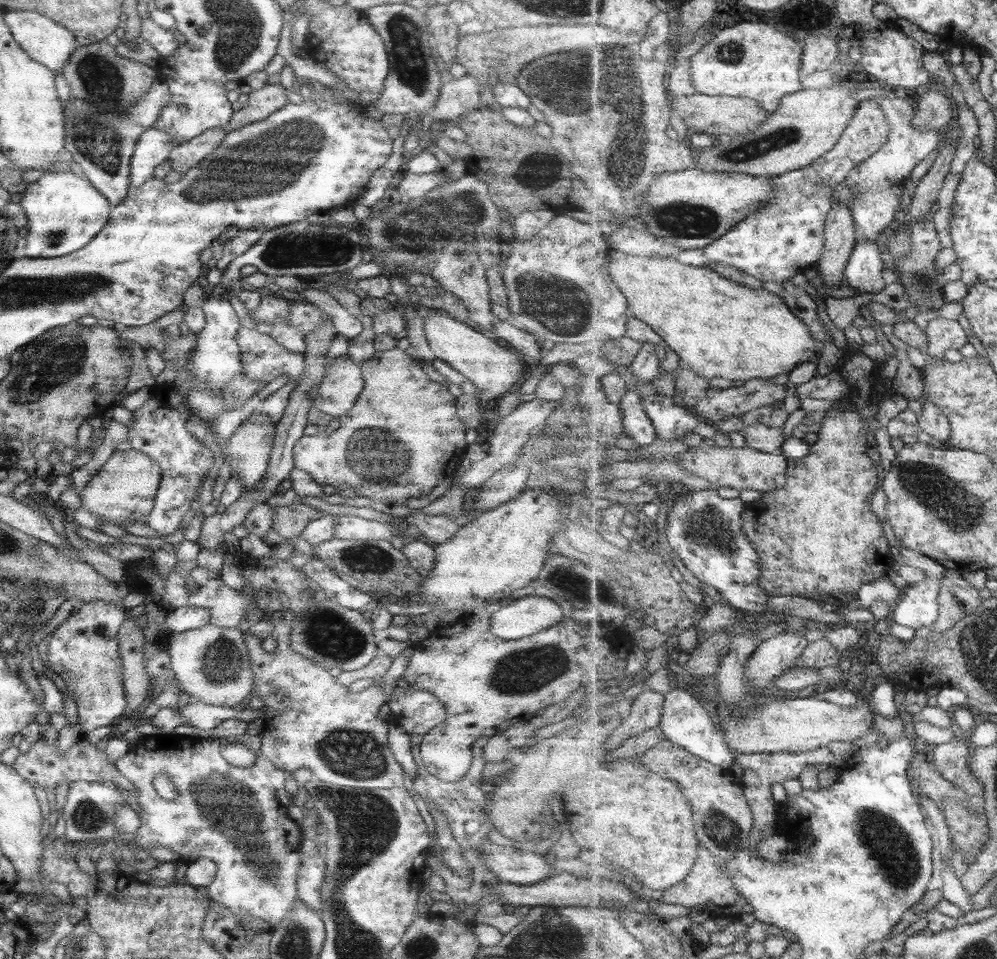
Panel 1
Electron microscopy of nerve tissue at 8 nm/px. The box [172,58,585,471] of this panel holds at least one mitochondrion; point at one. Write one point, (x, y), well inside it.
(281, 157)

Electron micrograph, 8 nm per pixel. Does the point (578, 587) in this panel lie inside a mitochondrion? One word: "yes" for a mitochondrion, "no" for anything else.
yes

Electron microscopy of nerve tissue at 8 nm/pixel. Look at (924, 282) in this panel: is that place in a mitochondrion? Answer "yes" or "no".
yes

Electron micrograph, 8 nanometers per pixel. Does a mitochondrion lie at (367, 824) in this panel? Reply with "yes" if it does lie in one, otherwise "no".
yes

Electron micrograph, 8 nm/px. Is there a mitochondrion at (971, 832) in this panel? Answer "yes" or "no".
no

